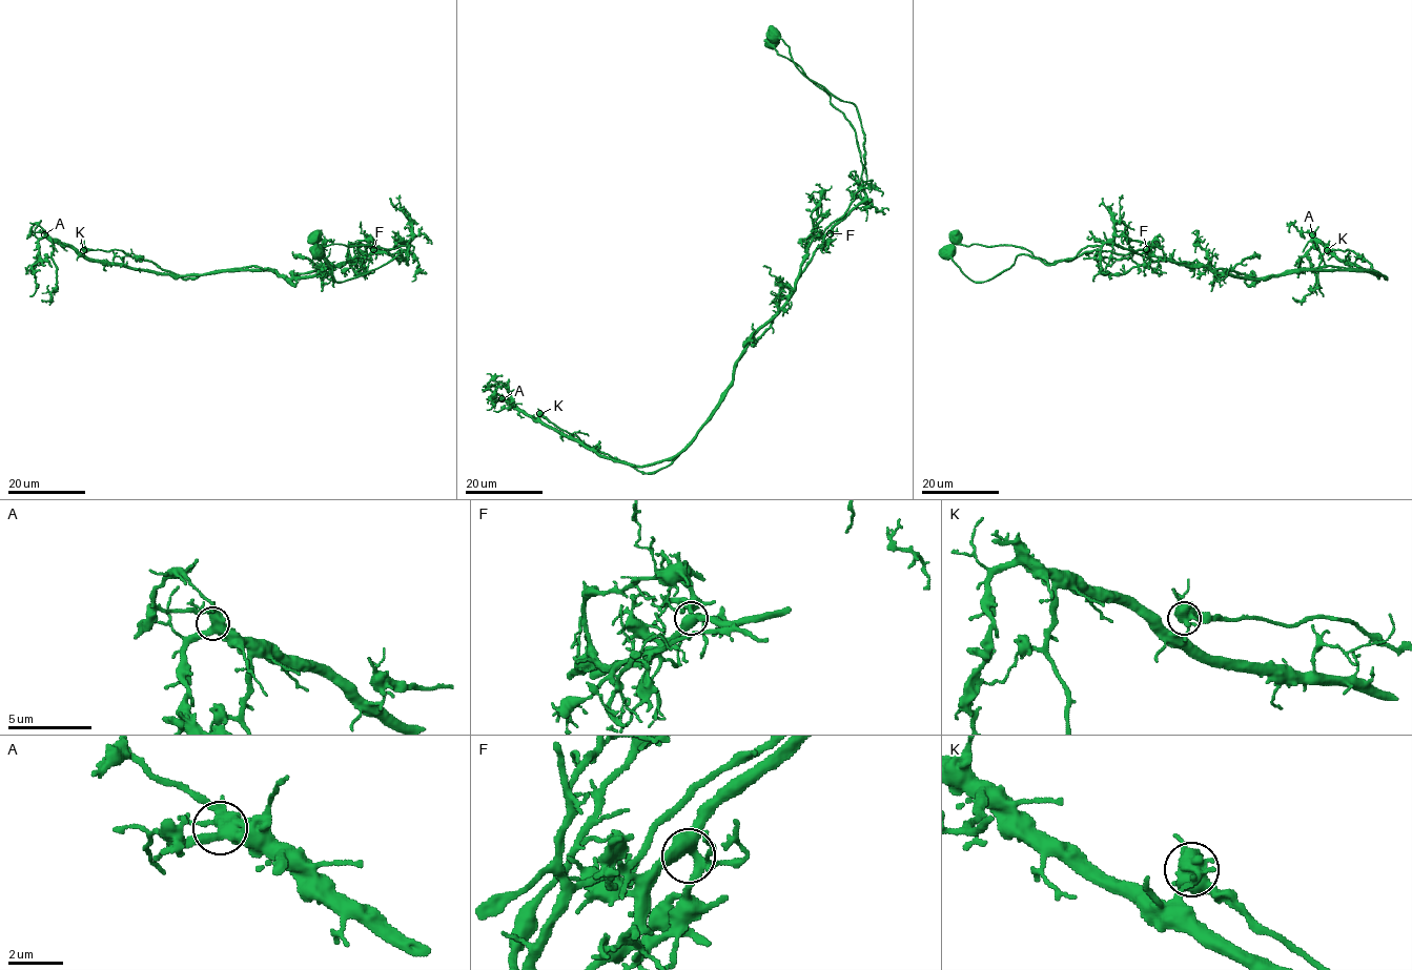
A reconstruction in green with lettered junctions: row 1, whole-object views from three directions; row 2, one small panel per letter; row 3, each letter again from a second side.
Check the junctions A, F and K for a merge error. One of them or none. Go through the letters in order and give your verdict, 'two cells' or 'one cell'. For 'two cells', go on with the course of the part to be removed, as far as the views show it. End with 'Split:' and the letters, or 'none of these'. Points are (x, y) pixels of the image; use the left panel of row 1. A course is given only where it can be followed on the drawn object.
A: one cell
F: one cell
K: two cells | (83, 249), (183, 279), (292, 279), (410, 246), (407, 265), (338, 282), (310, 247)
Split: K

